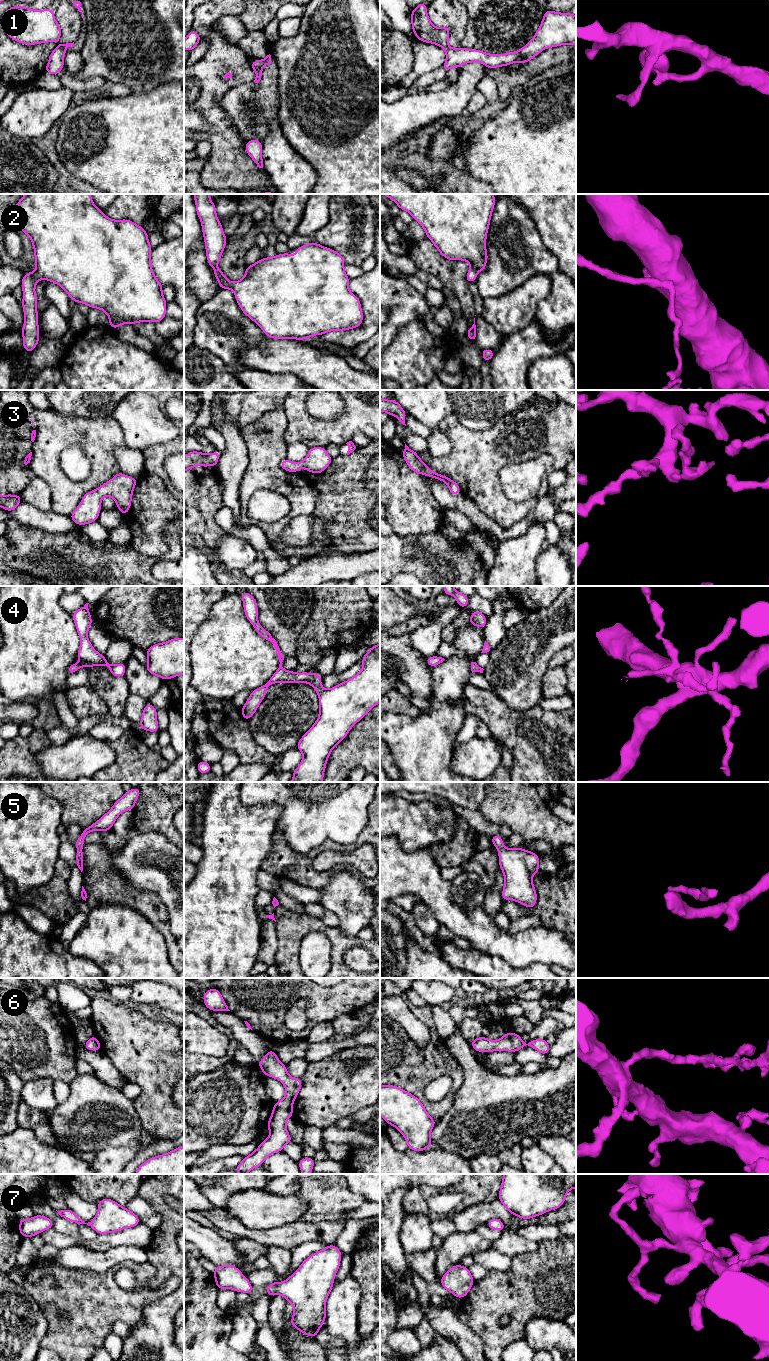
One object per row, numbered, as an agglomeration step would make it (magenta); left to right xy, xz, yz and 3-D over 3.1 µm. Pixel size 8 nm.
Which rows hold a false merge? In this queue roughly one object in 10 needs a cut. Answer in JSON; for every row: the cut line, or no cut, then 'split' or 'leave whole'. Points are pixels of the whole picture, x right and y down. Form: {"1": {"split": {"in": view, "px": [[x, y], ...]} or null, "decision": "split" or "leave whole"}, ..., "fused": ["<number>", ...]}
{"1": {"split": {"in": "xz", "px": [[251, 62], [260, 67]]}, "decision": "split"}, "2": {"split": null, "decision": "leave whole"}, "3": {"split": null, "decision": "leave whole"}, "4": {"split": null, "decision": "leave whole"}, "5": {"split": null, "decision": "leave whole"}, "6": {"split": null, "decision": "leave whole"}, "7": {"split": null, "decision": "leave whole"}, "fused": ["1"]}

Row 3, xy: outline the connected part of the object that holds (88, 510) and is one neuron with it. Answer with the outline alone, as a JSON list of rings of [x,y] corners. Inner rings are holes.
[[[118,472],[99,488],[84,494],[80,504],[70,515],[71,520],[77,525],[86,525],[97,521],[104,496],[113,498],[117,509],[123,515],[127,515],[131,507],[133,490],[138,481],[139,479]]]

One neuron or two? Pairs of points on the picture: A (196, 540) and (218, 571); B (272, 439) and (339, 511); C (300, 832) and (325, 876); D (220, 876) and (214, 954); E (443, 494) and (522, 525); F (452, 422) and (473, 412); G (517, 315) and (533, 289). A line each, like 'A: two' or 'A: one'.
A: one
B: two
C: two
D: one
E: one
F: two
G: one

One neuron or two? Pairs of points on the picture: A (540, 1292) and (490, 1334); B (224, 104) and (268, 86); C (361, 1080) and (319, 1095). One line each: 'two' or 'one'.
A: one
B: one
C: one

